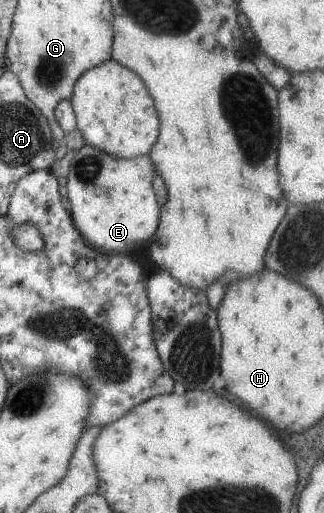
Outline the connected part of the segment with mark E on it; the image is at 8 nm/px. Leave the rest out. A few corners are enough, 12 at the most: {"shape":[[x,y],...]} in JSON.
{"shape":[[74,153],[74,227],[102,253],[132,253],[158,225],[148,155]]}

